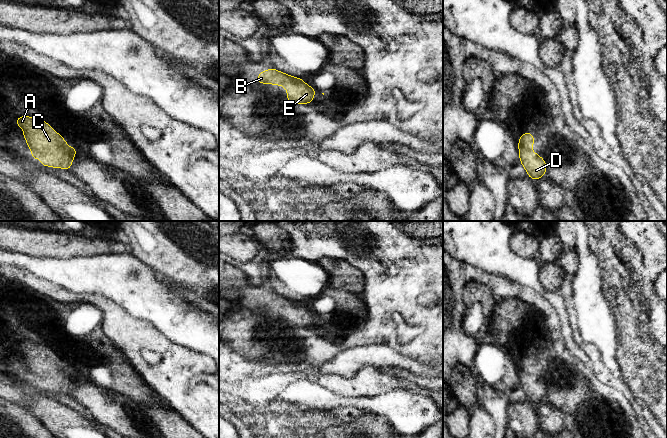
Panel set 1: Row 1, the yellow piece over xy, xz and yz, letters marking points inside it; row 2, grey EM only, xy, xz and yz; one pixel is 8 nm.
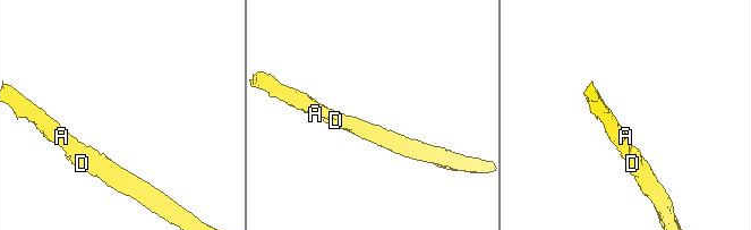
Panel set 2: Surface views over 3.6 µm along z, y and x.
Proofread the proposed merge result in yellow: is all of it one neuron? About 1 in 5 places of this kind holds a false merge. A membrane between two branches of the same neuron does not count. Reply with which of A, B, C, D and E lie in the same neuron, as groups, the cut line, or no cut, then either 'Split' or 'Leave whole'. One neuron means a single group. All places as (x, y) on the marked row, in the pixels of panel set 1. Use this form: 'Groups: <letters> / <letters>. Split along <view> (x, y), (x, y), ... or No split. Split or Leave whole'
Groups: A B C D E. No split. Leave whole

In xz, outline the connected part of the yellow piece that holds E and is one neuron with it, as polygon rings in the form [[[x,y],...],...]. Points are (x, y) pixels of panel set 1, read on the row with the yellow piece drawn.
[[[274,68],[262,71],[256,80],[259,84],[270,83],[284,86],[287,89],[287,101],[295,105],[312,104],[316,93],[315,88],[309,87],[301,78],[294,78]]]

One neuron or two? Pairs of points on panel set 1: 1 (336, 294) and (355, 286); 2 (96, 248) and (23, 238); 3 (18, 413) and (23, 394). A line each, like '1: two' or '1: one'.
1: two
2: one
3: two

